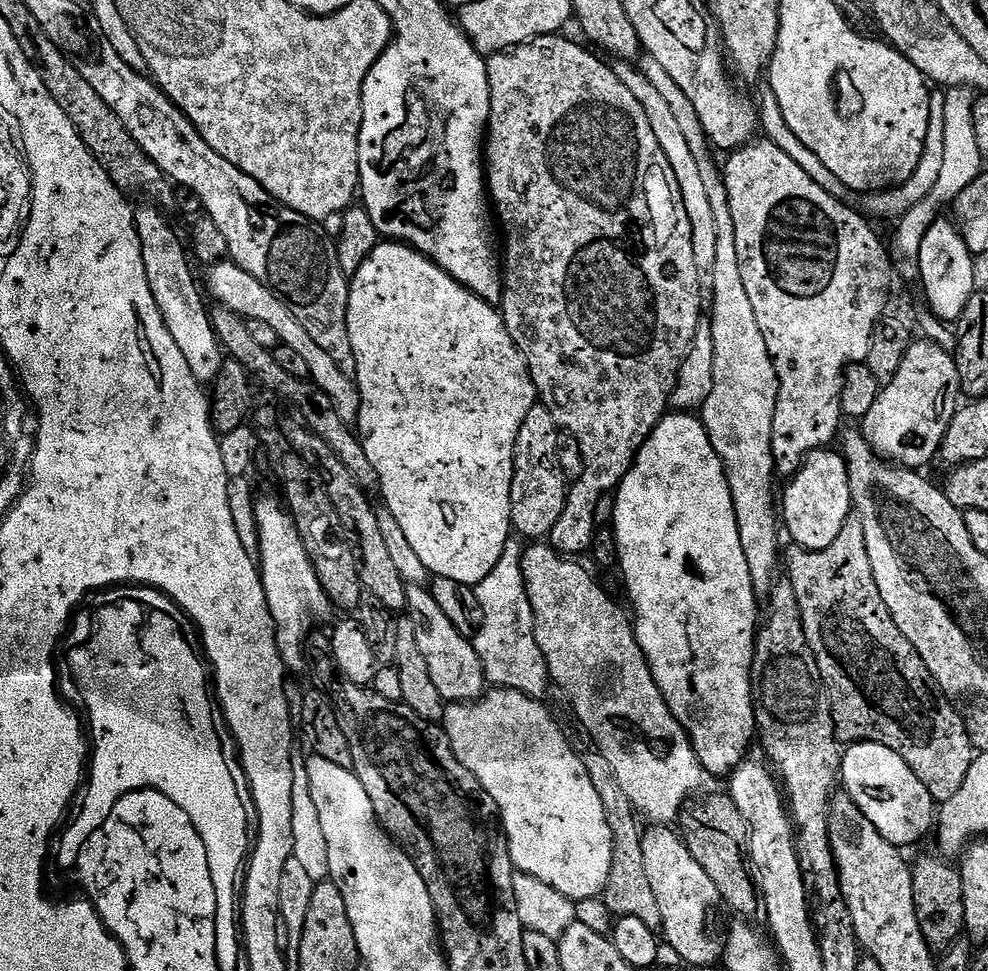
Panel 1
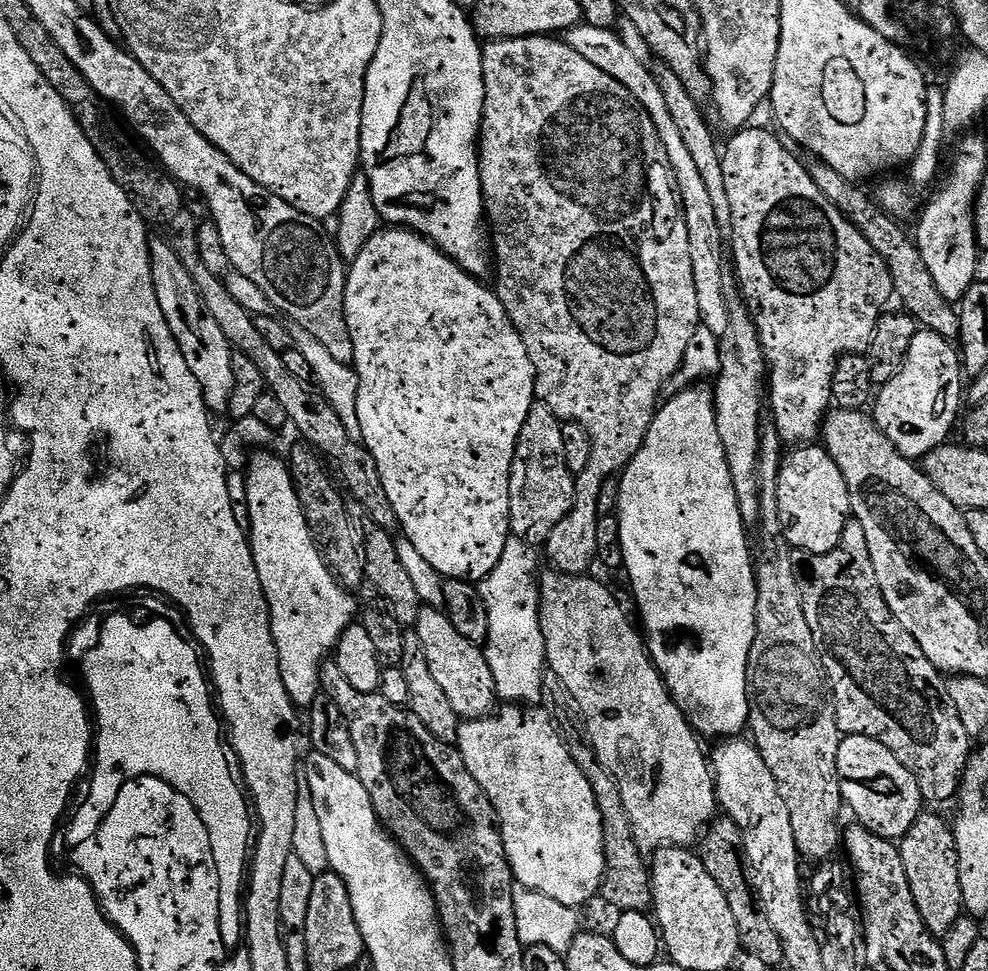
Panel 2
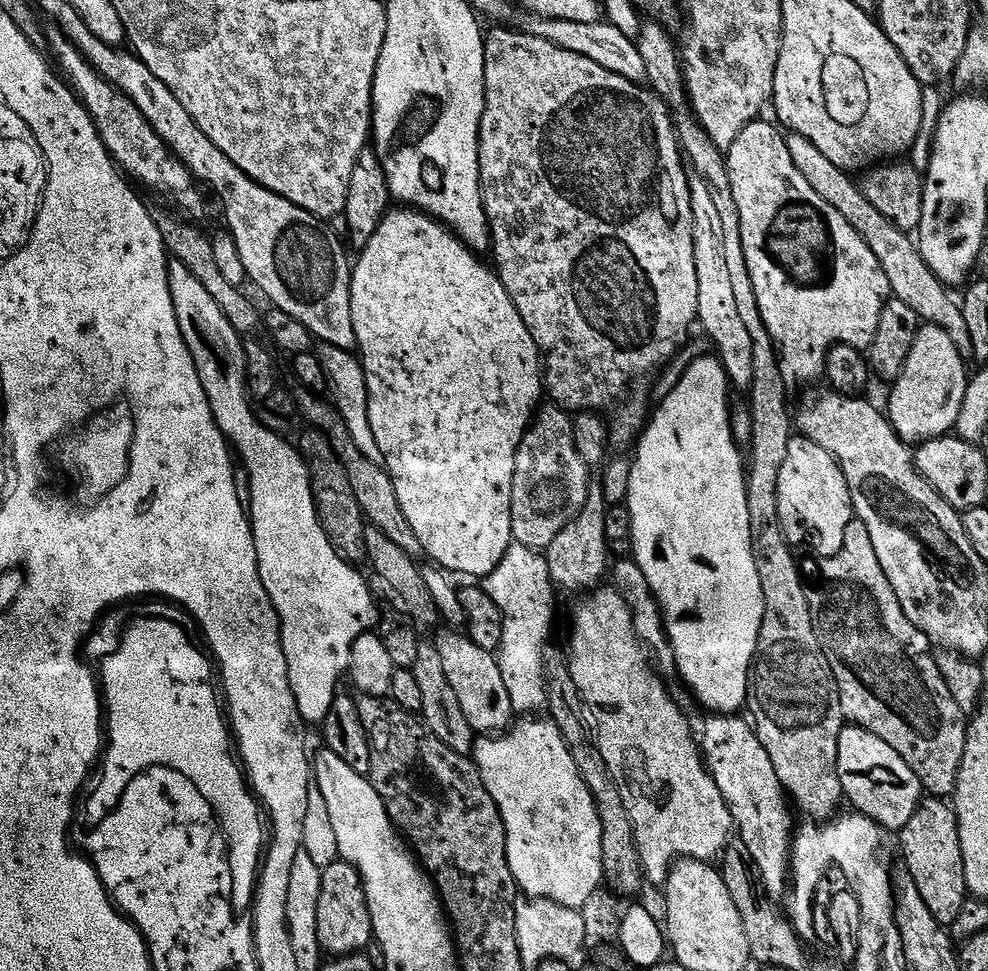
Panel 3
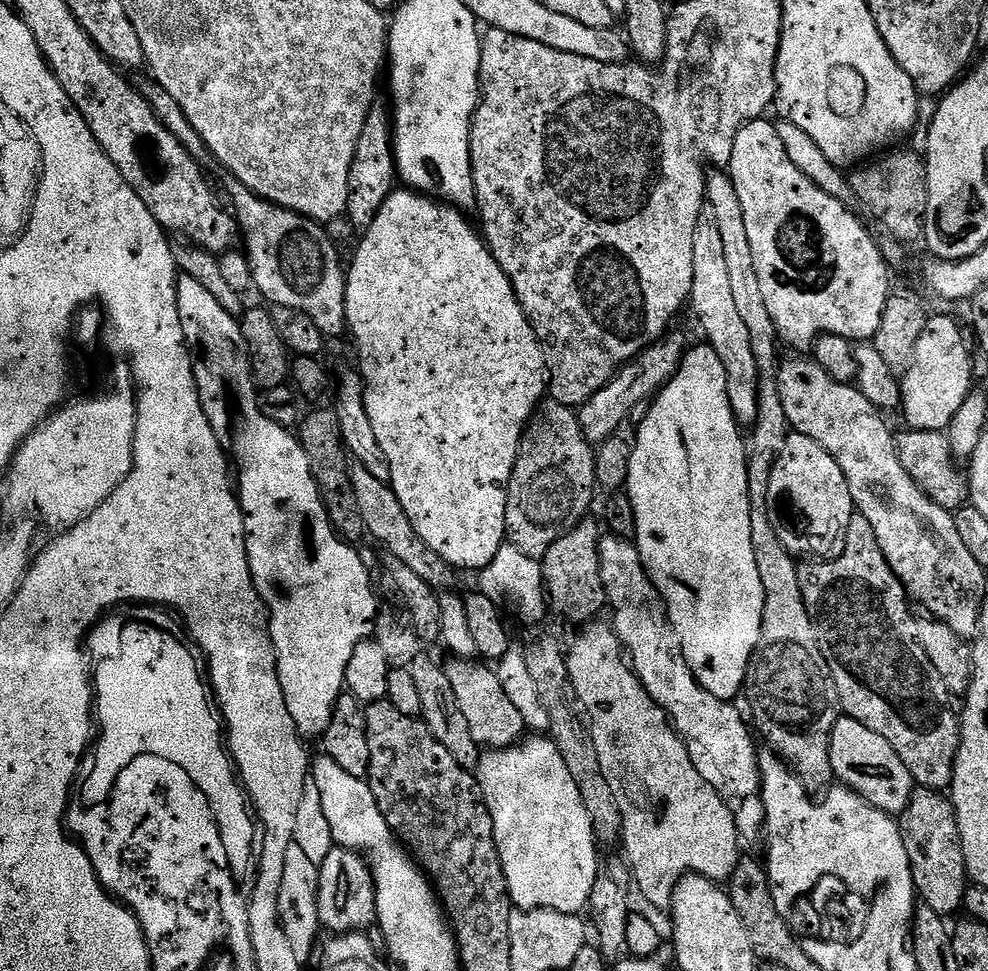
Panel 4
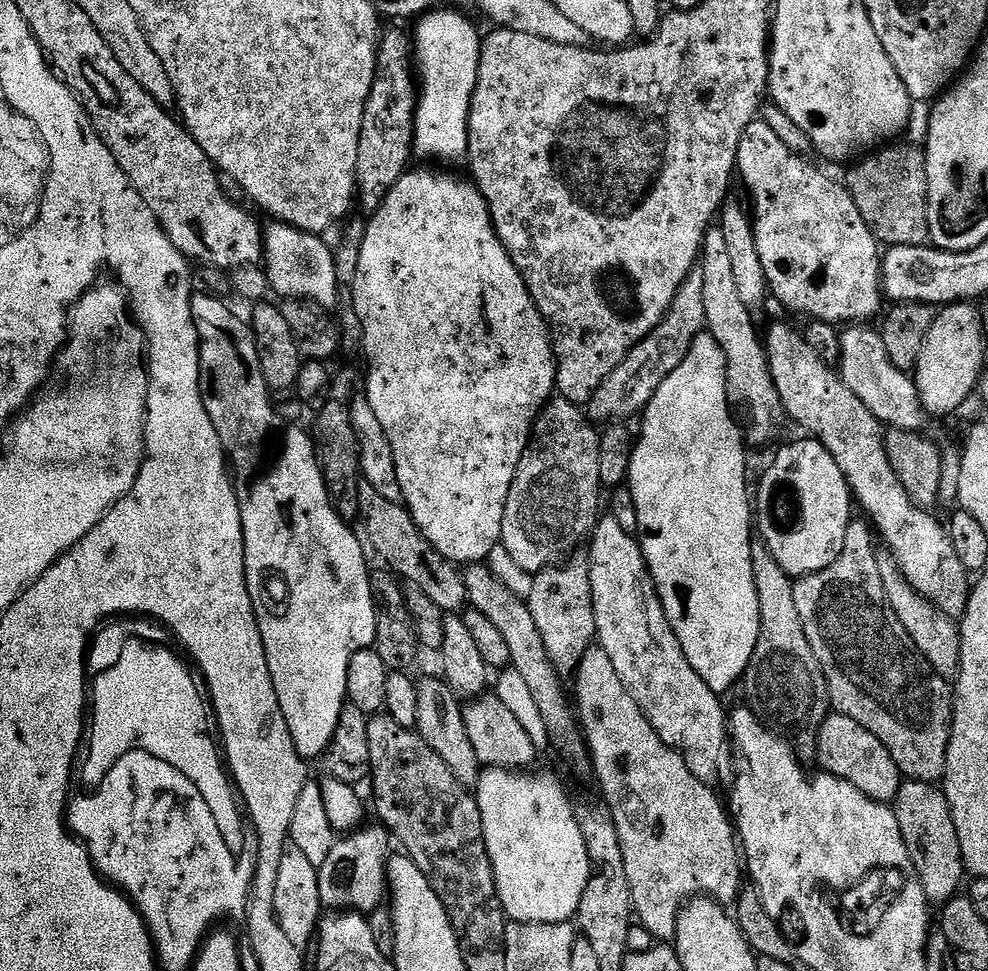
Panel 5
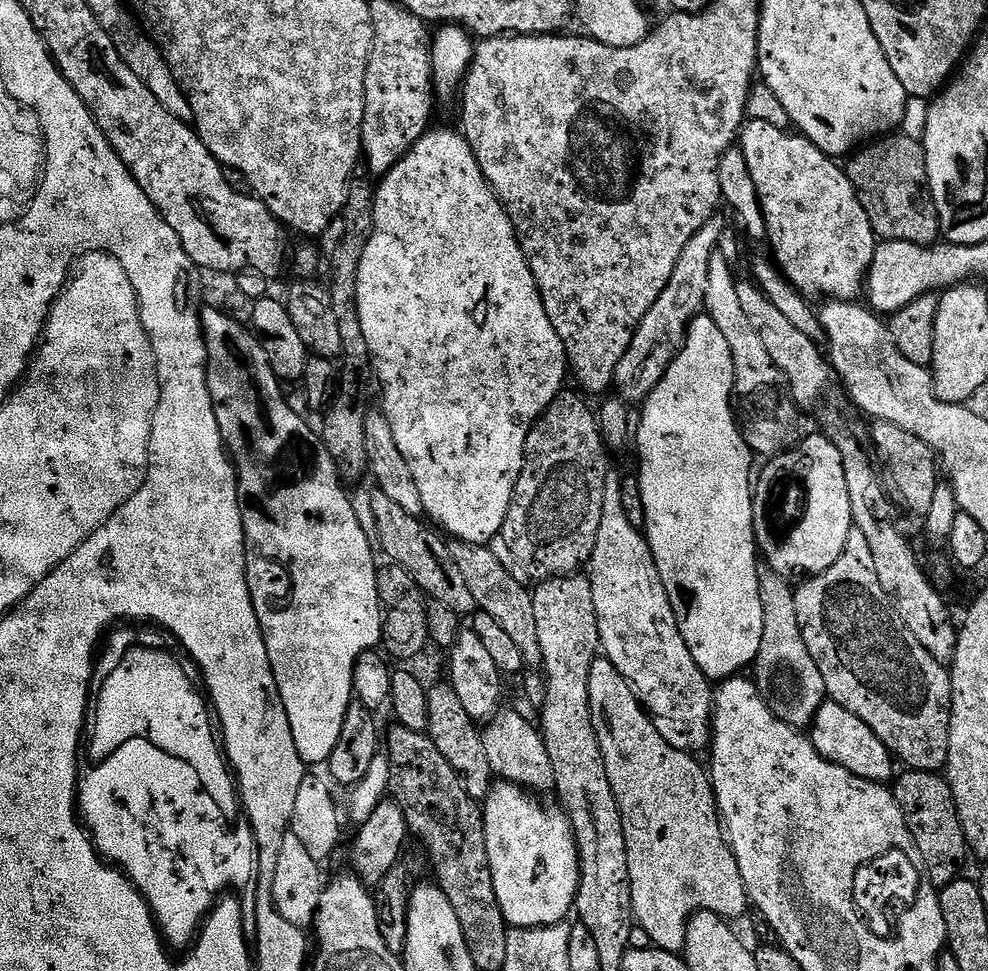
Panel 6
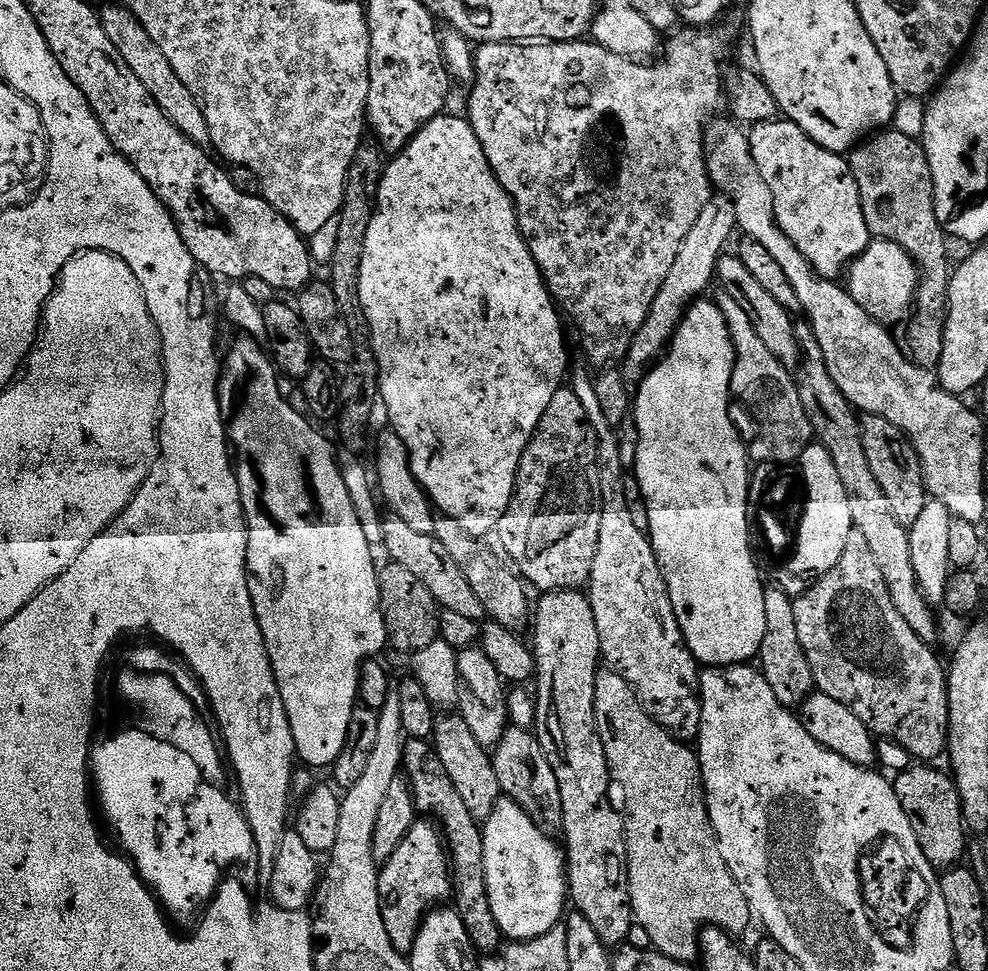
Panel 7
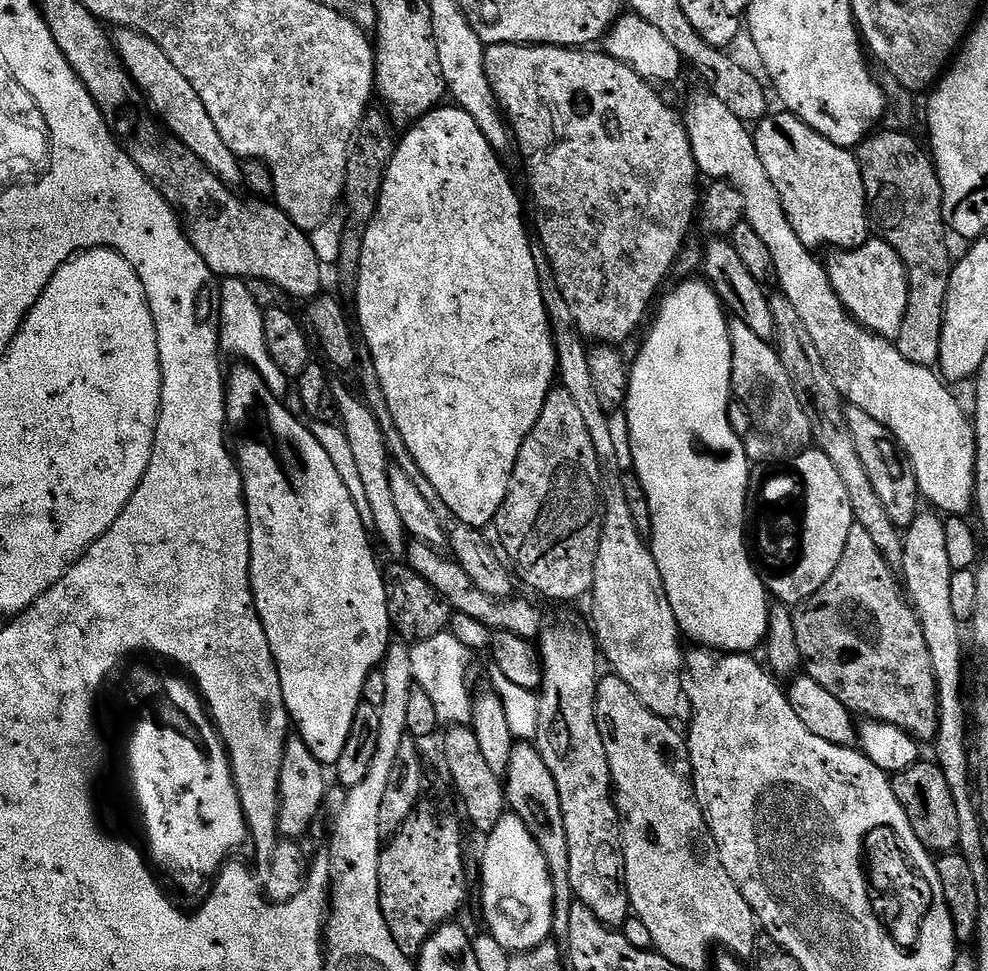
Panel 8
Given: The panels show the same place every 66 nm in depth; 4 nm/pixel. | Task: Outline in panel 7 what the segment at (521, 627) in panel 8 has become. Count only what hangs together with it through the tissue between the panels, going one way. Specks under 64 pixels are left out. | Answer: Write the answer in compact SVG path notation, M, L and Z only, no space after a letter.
M391 514L383 517L382 534L384 535L383 551L388 551L387 559L398 566L406 566L418 577L418 582L434 594L437 605L443 610L454 610L454 614L462 614L477 622L485 619L482 602L478 602L478 594L474 594L470 582L466 582L466 574L458 570L458 562L446 554L442 542L438 542L434 535L418 534L402 518Z

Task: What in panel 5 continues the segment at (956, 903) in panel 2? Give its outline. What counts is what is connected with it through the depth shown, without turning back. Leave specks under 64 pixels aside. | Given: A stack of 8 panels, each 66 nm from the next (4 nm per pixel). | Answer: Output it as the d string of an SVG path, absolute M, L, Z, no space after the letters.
M909 779L901 783L900 793L894 801L894 811L902 838L908 847L908 859L914 862L926 898L933 905L947 904L961 891L966 880L962 846L958 846L958 830L954 830L954 818L948 799L935 783Z

